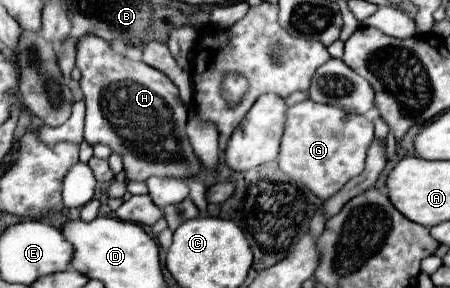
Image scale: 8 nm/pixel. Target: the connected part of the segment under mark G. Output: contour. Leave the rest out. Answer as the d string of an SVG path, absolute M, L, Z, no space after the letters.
M310 98L288 108L280 140L278 166L292 180L304 184L320 200L334 196L350 178L364 170L366 152L374 140L374 124L368 116L318 104Z

